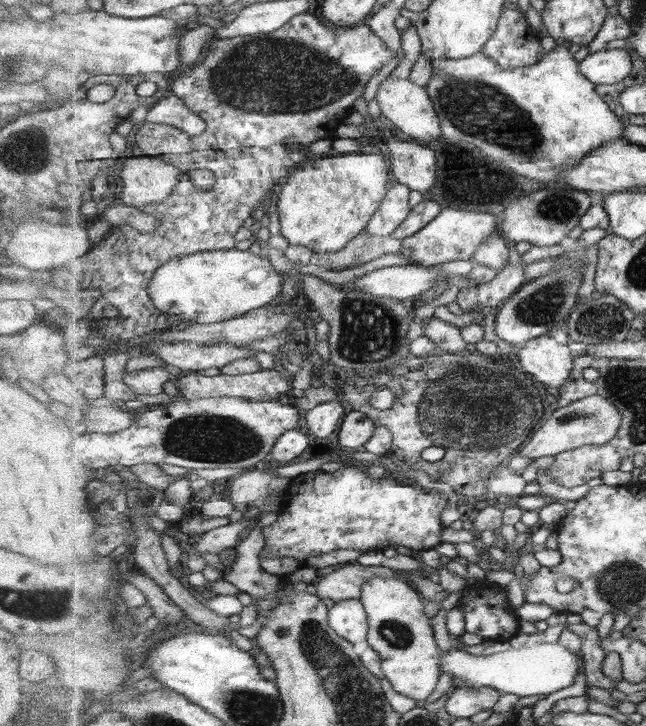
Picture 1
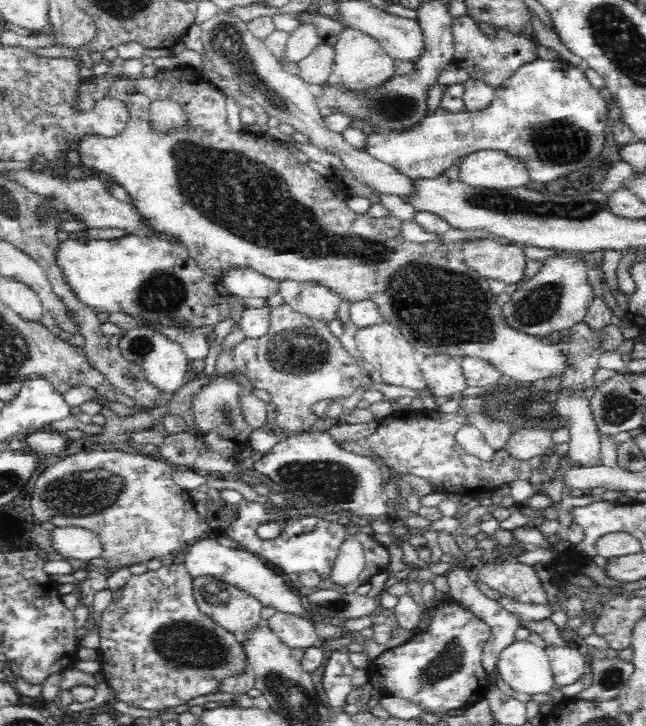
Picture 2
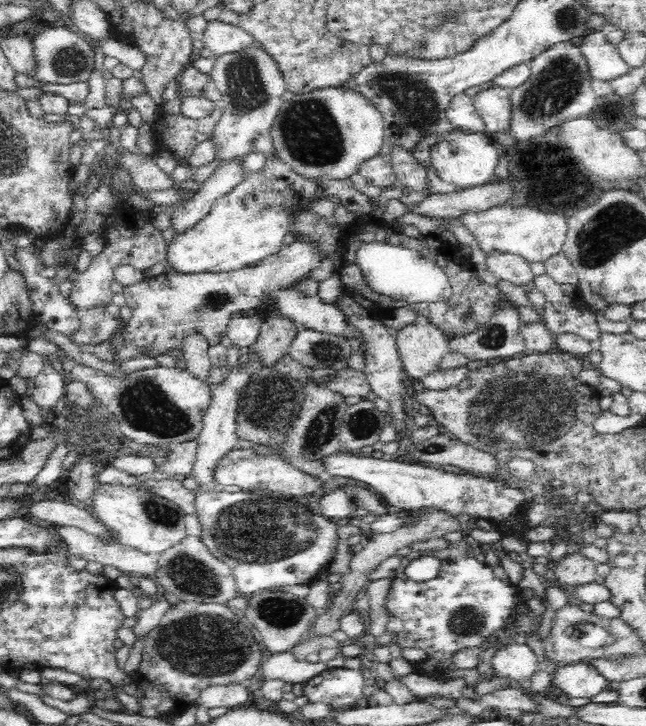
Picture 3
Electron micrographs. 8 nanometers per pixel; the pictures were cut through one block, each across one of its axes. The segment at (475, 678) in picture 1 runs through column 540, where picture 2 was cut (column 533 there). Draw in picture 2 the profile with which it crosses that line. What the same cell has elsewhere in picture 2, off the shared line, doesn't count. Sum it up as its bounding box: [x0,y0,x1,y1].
[496,642,555,696]

